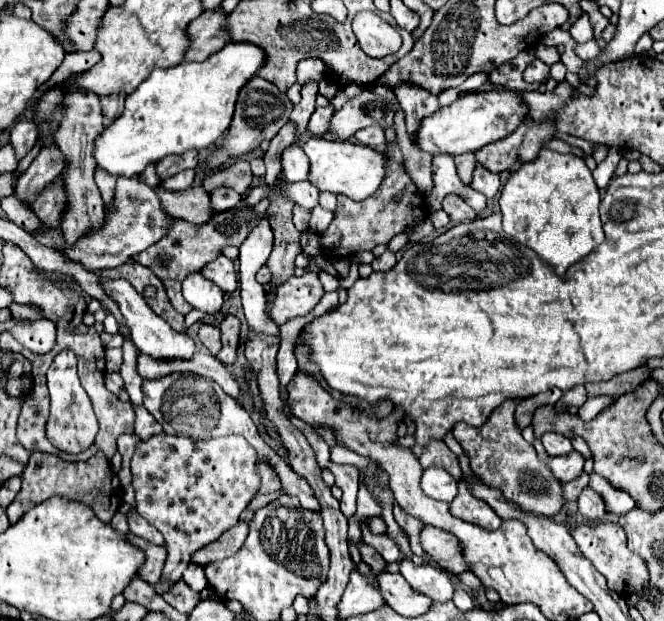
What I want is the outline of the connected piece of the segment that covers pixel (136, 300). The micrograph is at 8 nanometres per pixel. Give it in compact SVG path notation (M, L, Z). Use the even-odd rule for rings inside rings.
M106 280L102 282L104 292L114 298L120 306L122 316L126 318L130 330L132 330L132 340L136 344L136 348L140 348L142 354L152 356L154 360L192 360L194 356L194 340L188 334L182 332L174 332L168 322L164 318L160 318L158 314L152 312L152 308L146 304L146 300L132 288L130 282L126 280Z

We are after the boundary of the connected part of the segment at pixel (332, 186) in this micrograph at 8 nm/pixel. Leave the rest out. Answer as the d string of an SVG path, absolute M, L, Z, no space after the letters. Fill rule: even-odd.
M308 138L302 144L304 152L310 158L310 182L318 190L328 190L334 194L346 194L352 200L368 198L376 192L384 178L384 164L388 160L386 154L368 148L364 144L354 142L340 142L340 140L326 140L326 138Z

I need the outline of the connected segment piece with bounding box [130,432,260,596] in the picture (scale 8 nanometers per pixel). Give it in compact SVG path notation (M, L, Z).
M154 434L138 440L130 460L136 510L166 540L166 566L154 592L164 596L190 564L196 550L208 546L232 528L260 490L256 450L240 436L192 440L182 434Z

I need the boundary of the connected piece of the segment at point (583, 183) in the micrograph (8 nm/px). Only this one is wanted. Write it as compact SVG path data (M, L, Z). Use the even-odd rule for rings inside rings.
M544 148L538 160L522 164L504 184L500 194L502 228L508 236L532 248L565 279L568 266L580 262L606 239L598 204L600 192L584 160Z

